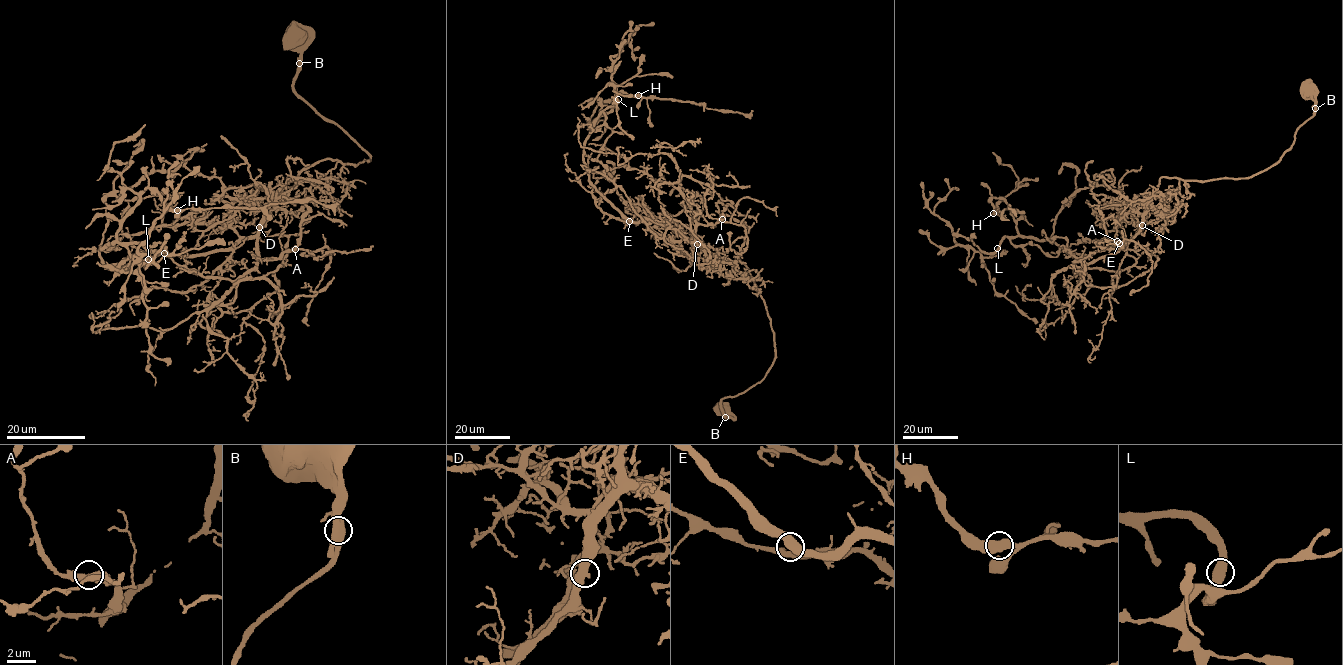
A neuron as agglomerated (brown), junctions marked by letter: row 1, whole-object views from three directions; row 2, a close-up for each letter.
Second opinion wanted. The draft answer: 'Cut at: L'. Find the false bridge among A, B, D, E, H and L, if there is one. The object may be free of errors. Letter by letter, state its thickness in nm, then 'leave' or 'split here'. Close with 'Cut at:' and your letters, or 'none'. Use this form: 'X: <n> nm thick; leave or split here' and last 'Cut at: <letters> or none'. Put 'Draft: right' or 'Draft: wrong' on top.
Draft: wrong
A: 500 nm thick; leave
B: 600 nm thick; leave
D: 550 nm thick; leave
E: 550 nm thick; leave
H: 650 nm thick; leave
L: 650 nm thick; leave
Cut at: none

